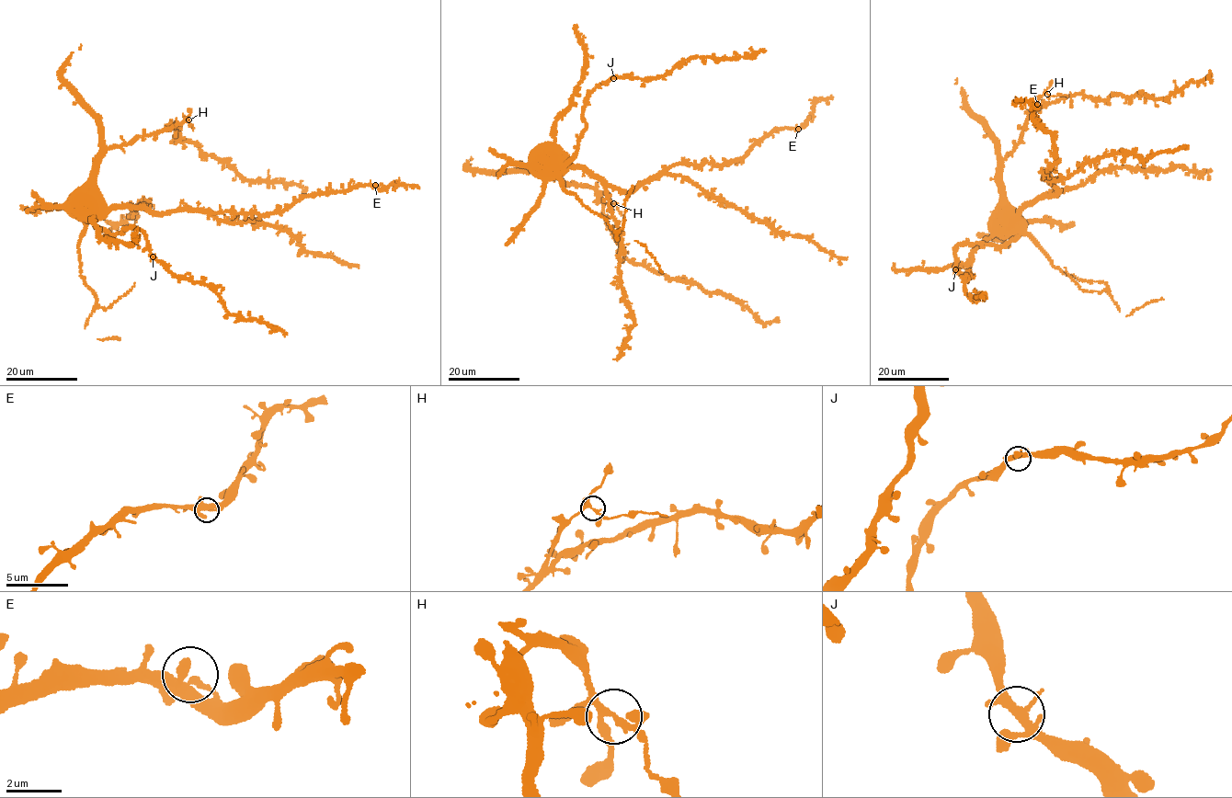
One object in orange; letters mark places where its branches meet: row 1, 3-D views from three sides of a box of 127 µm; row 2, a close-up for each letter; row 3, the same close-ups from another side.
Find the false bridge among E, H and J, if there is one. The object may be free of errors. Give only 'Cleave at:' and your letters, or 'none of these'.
Cleave at: H

